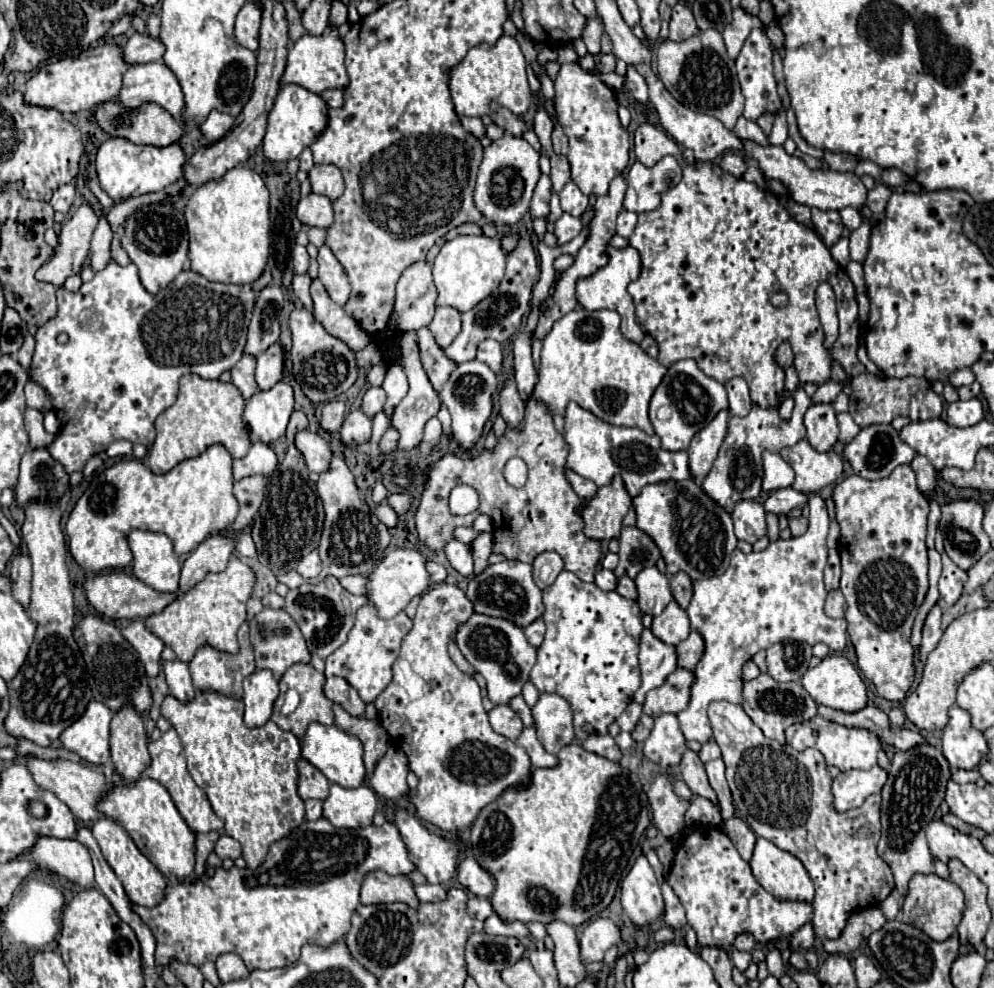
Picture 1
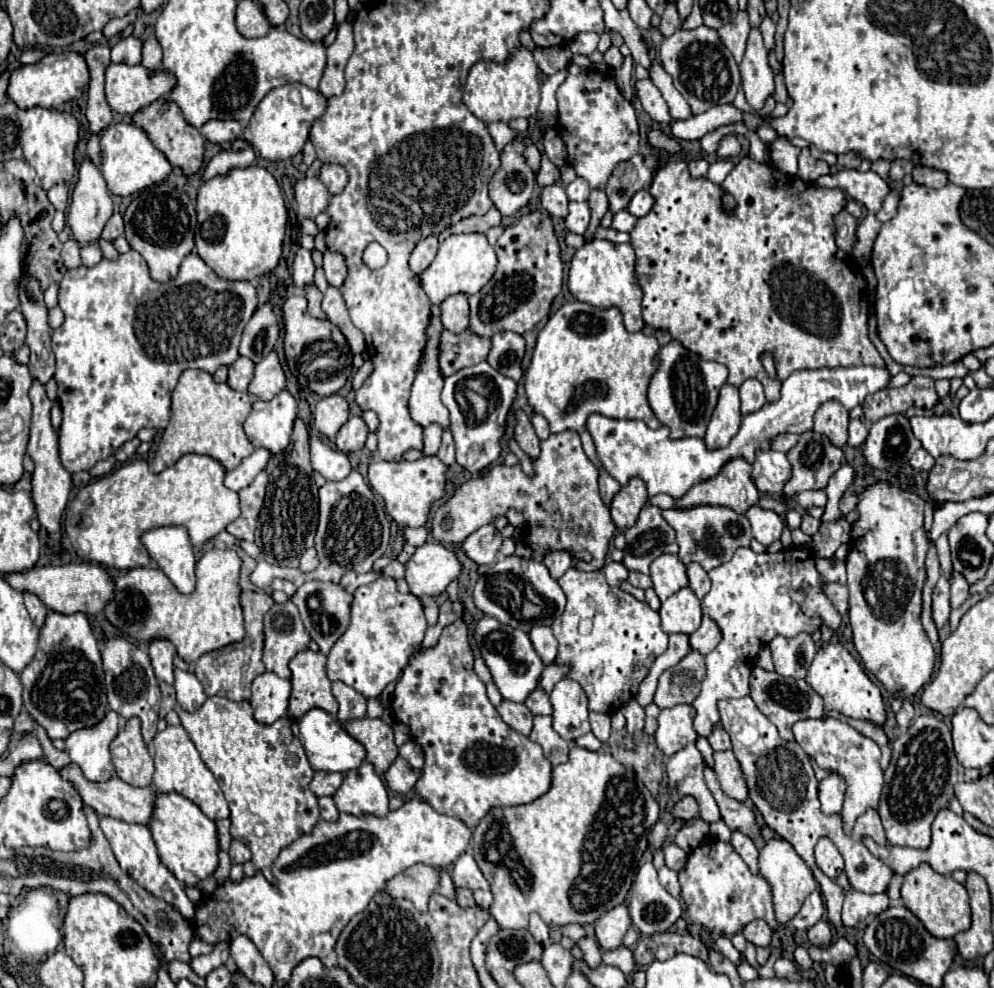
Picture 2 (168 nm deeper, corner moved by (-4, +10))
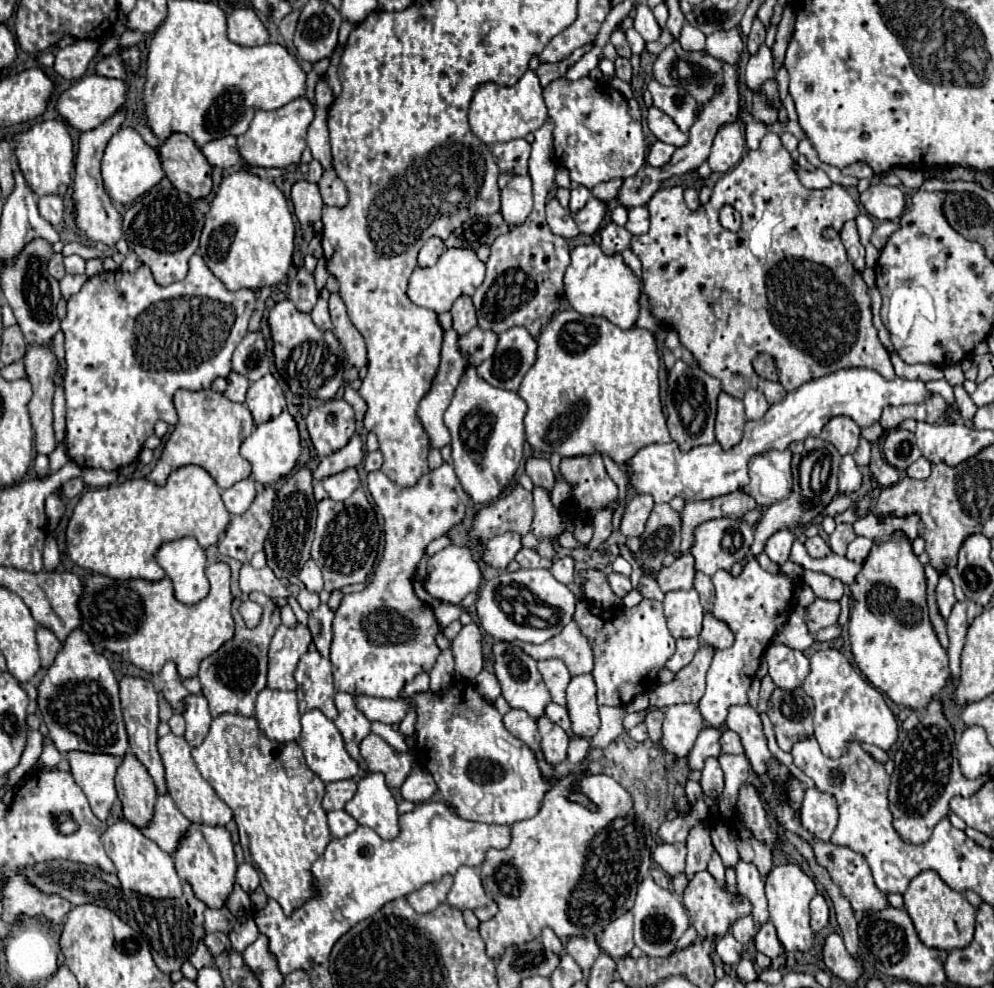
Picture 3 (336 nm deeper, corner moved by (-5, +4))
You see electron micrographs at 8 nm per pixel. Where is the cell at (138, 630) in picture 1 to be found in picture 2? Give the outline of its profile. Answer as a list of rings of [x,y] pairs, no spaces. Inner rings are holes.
[[[152,641],[148,645],[148,651],[150,651],[150,659],[152,659],[152,667],[154,667],[154,673],[160,681],[166,681],[168,685],[174,683],[174,645],[170,641]]]

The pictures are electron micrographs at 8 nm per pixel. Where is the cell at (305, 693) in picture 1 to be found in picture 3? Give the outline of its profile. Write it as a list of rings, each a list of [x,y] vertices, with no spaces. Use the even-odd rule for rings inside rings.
[[[307,651],[299,659],[295,681],[301,713],[319,709],[329,719],[337,717],[337,709],[333,703],[333,665],[329,659],[323,659],[317,651]]]

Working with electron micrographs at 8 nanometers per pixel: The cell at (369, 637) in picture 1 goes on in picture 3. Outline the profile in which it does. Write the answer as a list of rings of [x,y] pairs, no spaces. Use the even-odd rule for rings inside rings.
[[[449,463],[431,469],[413,487],[401,487],[393,483],[387,475],[383,475],[383,471],[371,471],[367,477],[367,489],[385,519],[385,527],[383,527],[385,551],[367,589],[363,589],[361,593],[345,595],[339,609],[335,611],[333,643],[331,643],[331,663],[335,667],[333,679],[335,679],[335,691],[347,691],[351,695],[371,695],[381,699],[397,699],[401,687],[407,681],[411,681],[417,673],[431,671],[439,655],[439,647],[435,645],[435,635],[439,631],[439,625],[435,623],[433,609],[421,599],[417,599],[417,595],[413,593],[411,581],[413,581],[415,567],[423,557],[425,545],[445,535],[455,523],[463,519],[469,497],[463,491]]]

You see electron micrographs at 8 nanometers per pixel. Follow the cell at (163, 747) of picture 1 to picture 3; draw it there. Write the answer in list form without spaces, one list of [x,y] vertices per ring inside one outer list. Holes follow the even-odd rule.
[[[167,733],[165,737],[159,739],[157,743],[159,755],[165,765],[165,783],[167,783],[167,793],[175,801],[177,809],[189,819],[189,821],[199,821],[207,825],[227,825],[233,819],[231,809],[217,797],[213,787],[201,777],[193,757],[191,757],[191,747],[185,741],[185,737],[177,737],[173,733]]]

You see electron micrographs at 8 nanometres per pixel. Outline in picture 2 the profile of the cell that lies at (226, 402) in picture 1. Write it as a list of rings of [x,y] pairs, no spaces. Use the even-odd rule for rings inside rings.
[[[188,369],[180,375],[176,389],[172,391],[172,419],[162,433],[156,457],[150,463],[152,473],[162,473],[174,465],[182,455],[198,453],[216,459],[224,471],[230,471],[248,457],[254,447],[248,441],[242,425],[250,413],[250,395],[230,389],[226,383],[216,383],[206,371]]]

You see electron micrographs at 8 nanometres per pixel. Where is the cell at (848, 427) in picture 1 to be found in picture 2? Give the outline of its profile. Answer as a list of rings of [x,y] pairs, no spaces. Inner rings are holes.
[[[852,419],[848,431],[850,431],[850,437],[848,437],[848,445],[850,447],[860,447],[866,441],[868,429],[866,429],[866,425],[860,419]]]

